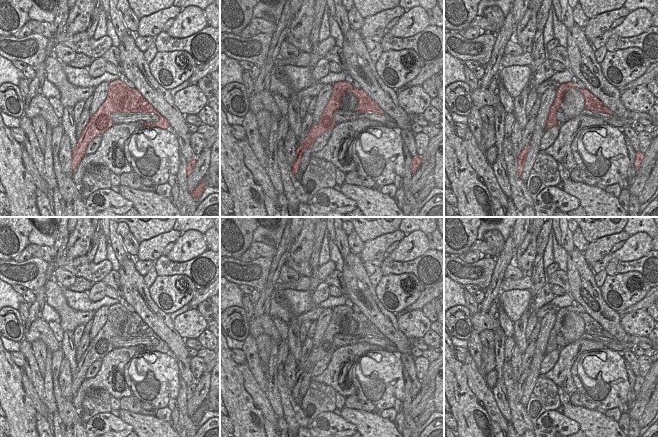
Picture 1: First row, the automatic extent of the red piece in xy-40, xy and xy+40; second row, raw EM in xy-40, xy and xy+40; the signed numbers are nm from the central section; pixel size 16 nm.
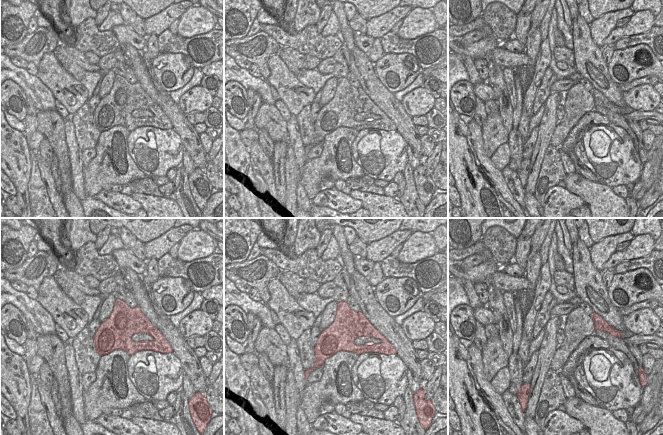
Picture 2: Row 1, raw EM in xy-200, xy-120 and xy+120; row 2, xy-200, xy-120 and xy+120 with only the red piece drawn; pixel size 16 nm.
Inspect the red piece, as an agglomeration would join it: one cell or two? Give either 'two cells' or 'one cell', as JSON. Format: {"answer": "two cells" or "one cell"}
{"answer": "two cells"}

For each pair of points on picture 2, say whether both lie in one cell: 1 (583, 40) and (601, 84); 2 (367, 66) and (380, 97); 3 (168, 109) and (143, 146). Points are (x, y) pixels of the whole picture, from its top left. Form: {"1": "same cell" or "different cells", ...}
{"1": "same cell", "2": "same cell", "3": "different cells"}

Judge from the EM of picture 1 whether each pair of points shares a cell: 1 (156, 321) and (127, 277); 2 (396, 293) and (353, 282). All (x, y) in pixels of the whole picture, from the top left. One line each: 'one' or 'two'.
1: one
2: two

